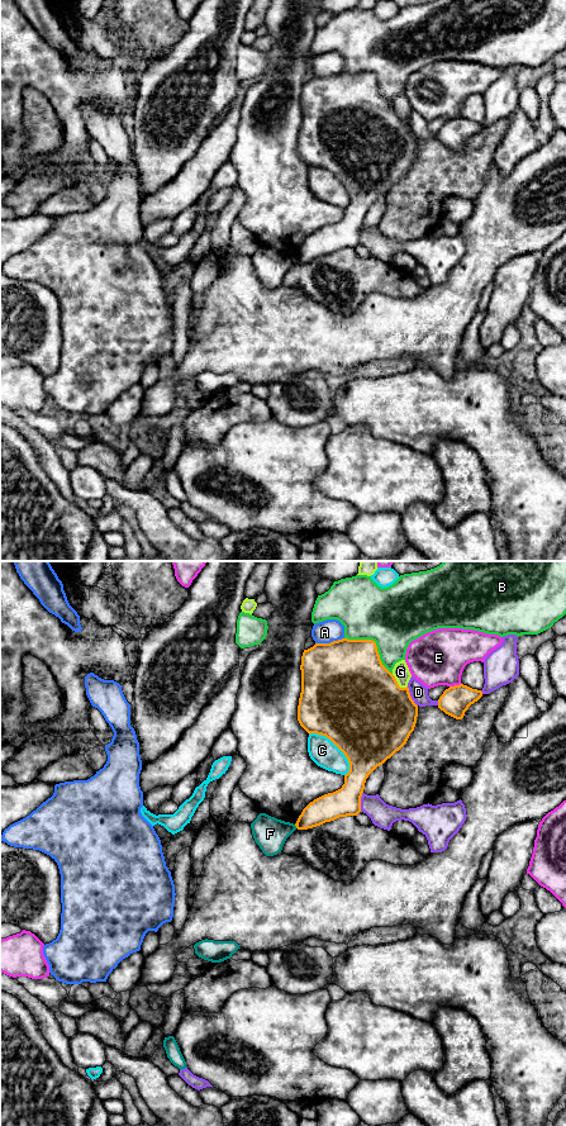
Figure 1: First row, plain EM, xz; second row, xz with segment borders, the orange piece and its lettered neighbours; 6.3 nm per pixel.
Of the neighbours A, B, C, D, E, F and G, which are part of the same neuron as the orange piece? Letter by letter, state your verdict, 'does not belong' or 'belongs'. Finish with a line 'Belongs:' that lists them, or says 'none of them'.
A: does not belong
B: does not belong
C: does not belong
D: does not belong
E: does not belong
F: does not belong
G: does not belong
Belongs: none of them

